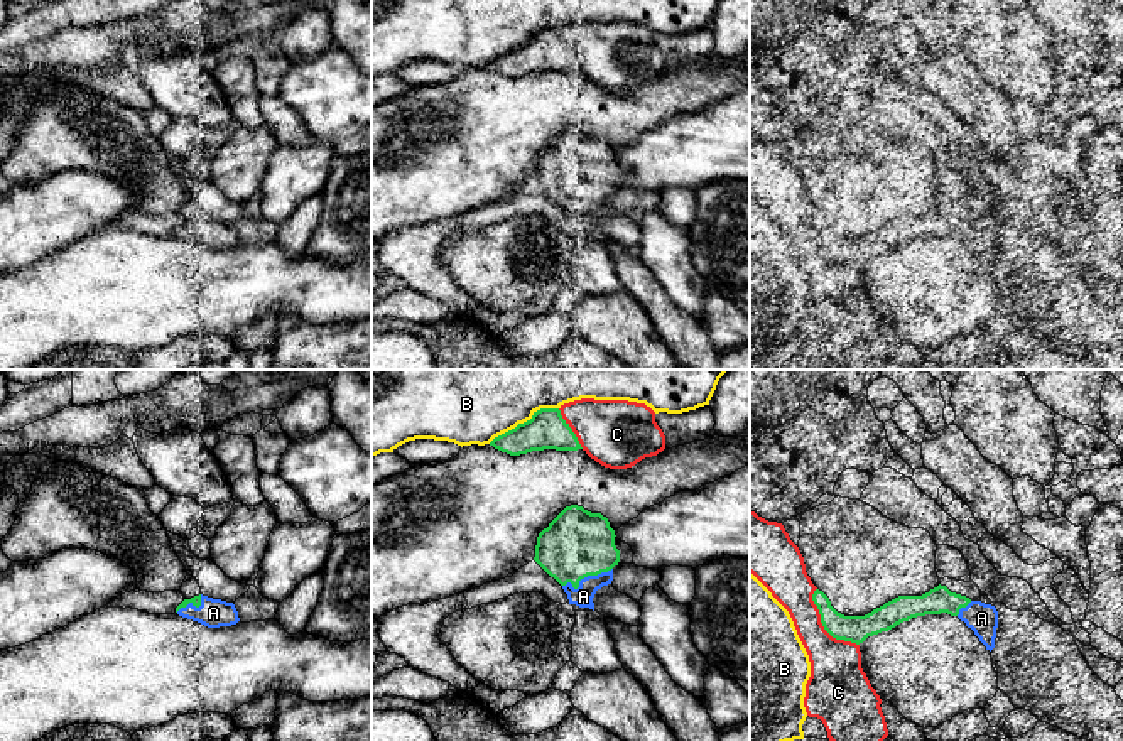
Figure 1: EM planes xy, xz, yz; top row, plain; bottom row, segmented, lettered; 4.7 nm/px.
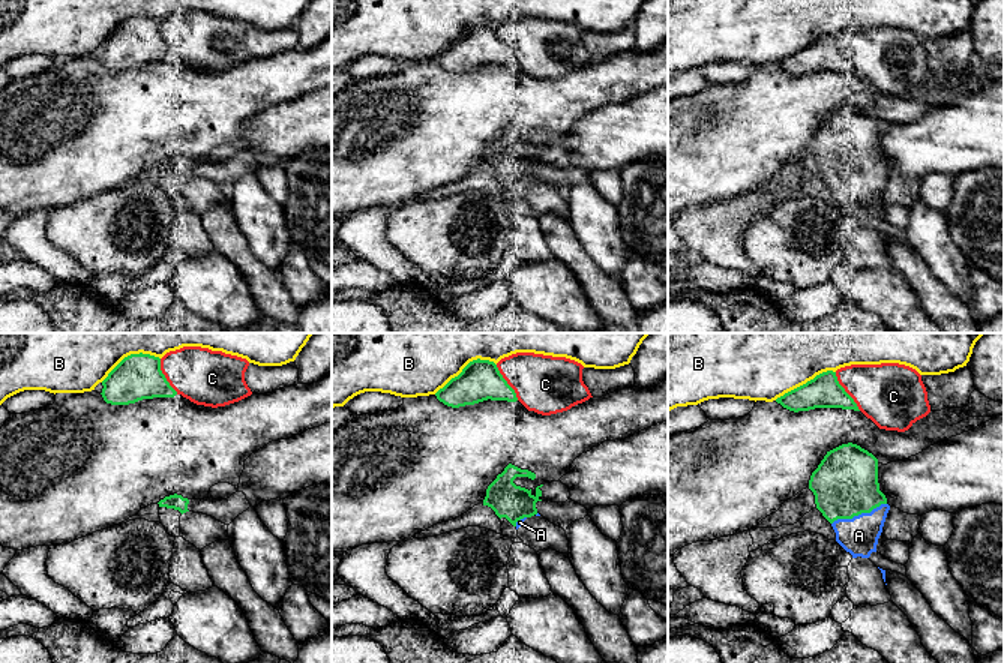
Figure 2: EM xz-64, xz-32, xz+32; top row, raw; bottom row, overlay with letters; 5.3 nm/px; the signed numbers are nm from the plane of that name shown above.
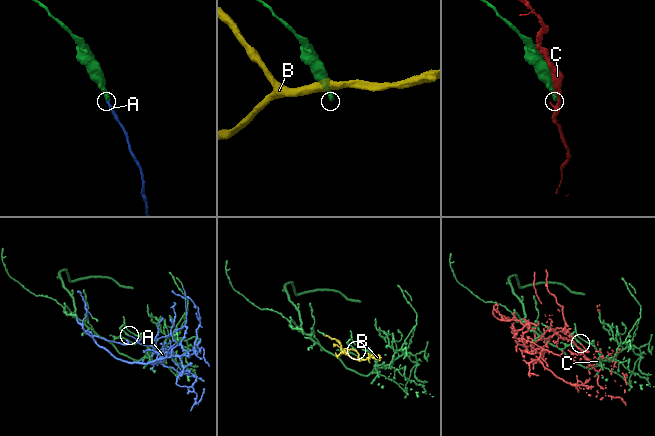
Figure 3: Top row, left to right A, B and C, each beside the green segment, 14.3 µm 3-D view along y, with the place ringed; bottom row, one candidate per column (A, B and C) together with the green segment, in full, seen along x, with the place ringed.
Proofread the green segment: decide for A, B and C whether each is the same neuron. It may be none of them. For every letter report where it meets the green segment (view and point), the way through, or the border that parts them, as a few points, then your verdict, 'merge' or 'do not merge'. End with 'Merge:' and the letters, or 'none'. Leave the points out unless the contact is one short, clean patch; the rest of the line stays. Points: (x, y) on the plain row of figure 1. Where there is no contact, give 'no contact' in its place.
A: contact xz (585, 198); merge
B: contact xz (524, 44); do not merge
C: contact yz (823, 247); do not merge
Merge: A

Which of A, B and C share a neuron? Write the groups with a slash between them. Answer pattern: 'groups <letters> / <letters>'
groups A / B / C

